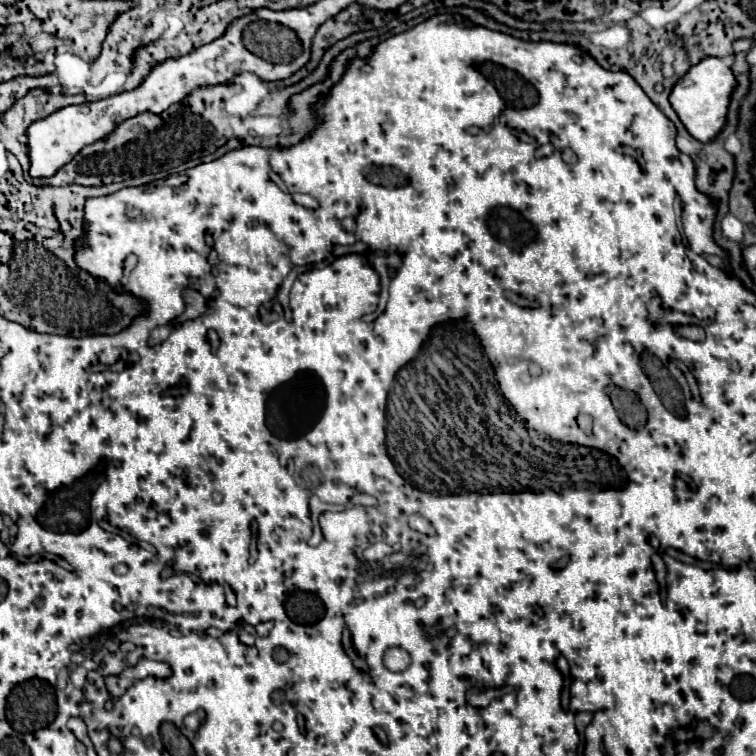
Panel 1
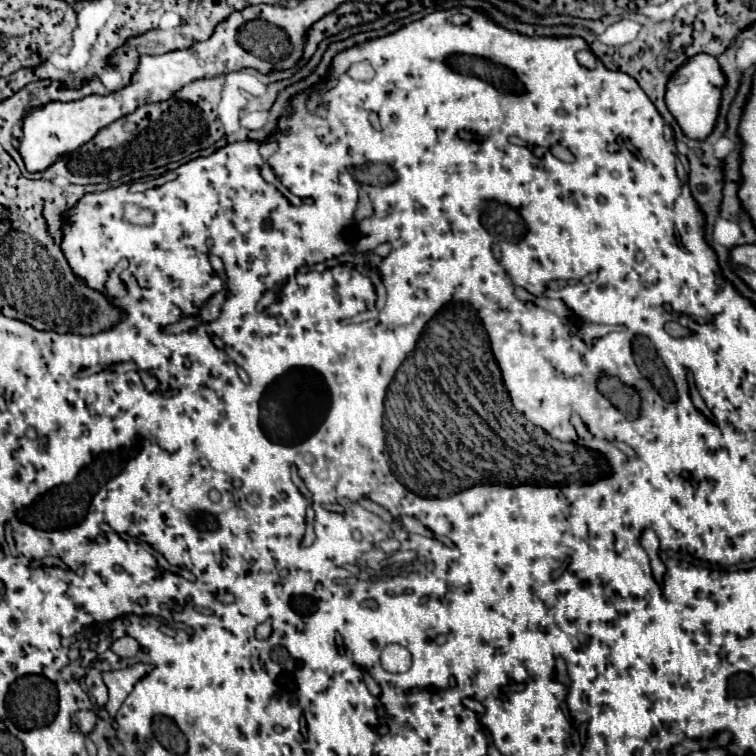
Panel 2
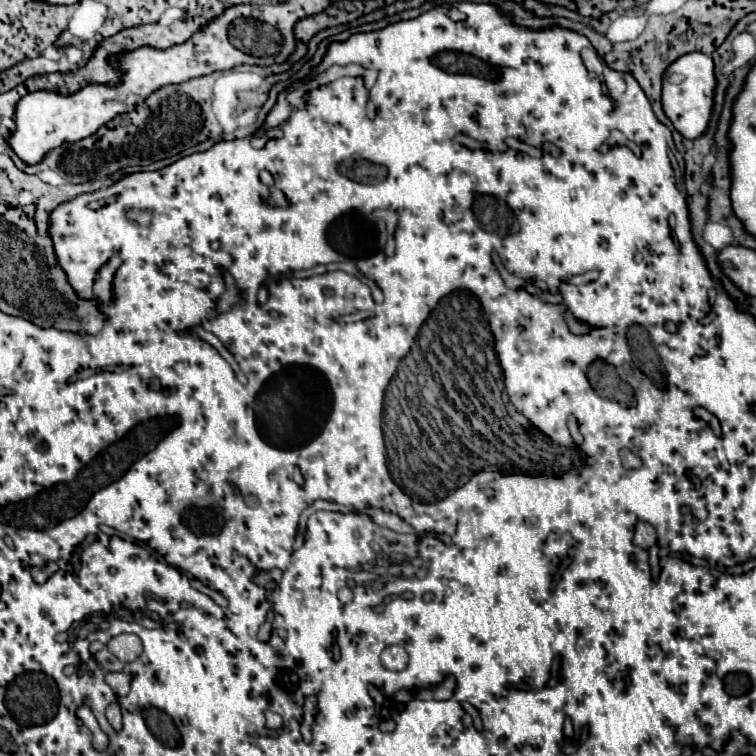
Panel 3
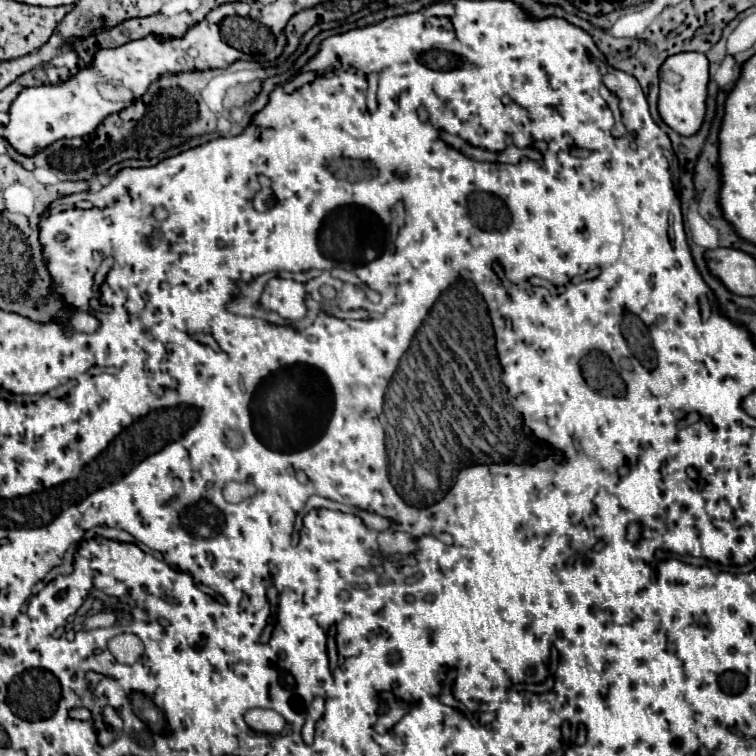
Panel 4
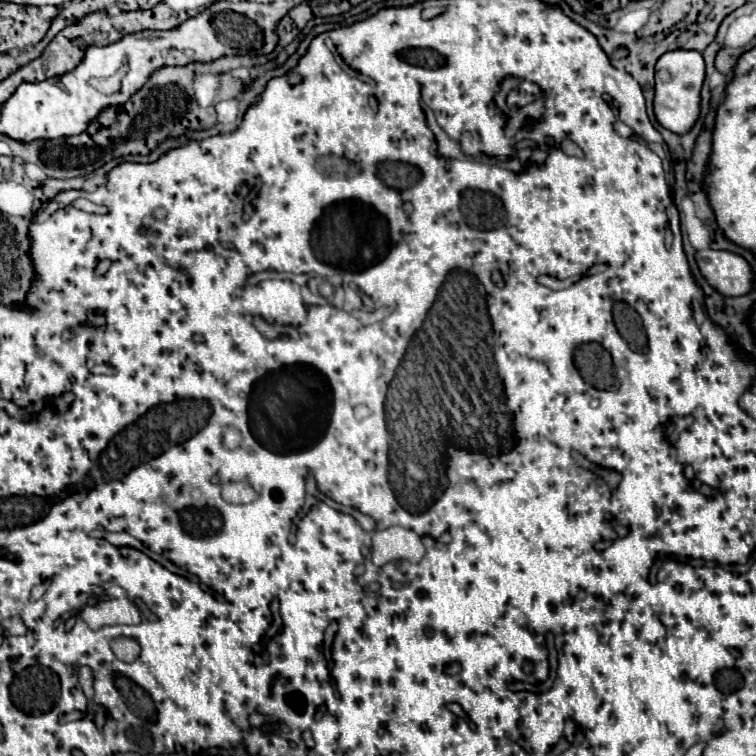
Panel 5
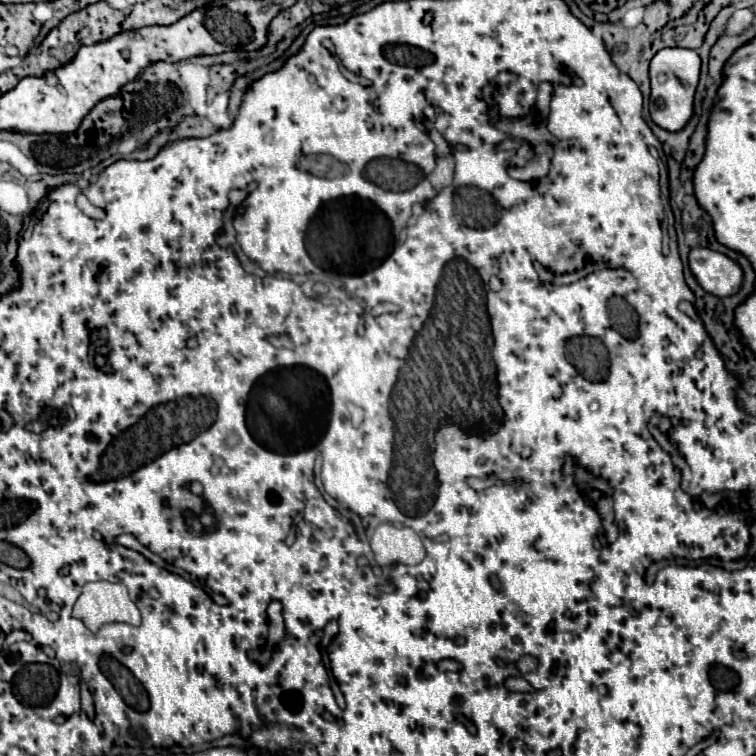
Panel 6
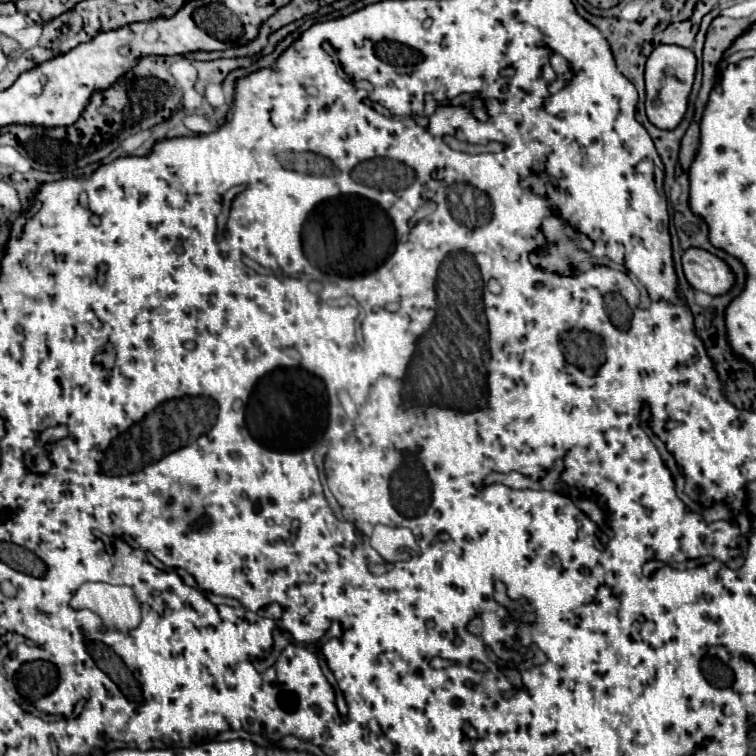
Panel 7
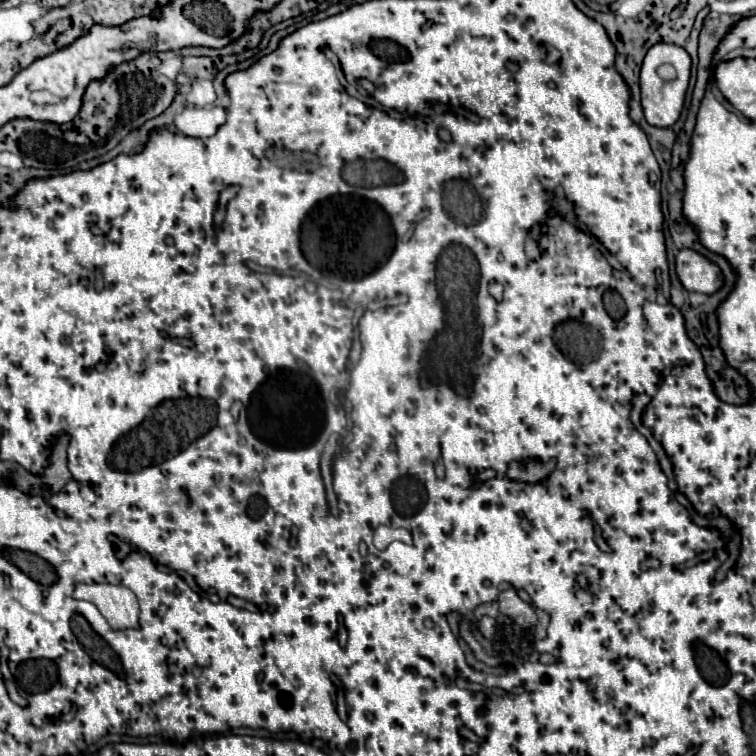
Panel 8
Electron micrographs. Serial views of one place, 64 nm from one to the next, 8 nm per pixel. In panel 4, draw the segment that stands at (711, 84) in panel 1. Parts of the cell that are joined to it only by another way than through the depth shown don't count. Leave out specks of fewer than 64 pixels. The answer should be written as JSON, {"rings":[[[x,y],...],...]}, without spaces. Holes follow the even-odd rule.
{"rings":[[[680,52],[670,56],[660,68],[660,100],[658,110],[662,120],[680,136],[692,136],[700,130],[706,116],[708,98],[708,58],[700,52]]]}

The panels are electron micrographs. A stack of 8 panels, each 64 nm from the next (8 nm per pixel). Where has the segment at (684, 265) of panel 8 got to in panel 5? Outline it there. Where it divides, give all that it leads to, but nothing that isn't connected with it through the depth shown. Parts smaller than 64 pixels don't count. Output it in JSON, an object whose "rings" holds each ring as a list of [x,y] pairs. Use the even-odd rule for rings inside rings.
{"rings":[[[700,250],[696,262],[706,280],[724,296],[744,296],[752,290],[754,272],[750,264],[726,250]]]}

